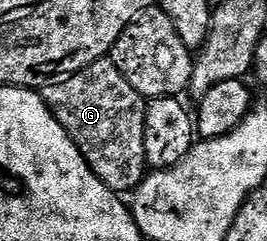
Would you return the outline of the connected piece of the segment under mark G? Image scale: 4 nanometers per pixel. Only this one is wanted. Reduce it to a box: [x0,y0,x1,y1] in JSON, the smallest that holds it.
[41,59,148,193]

